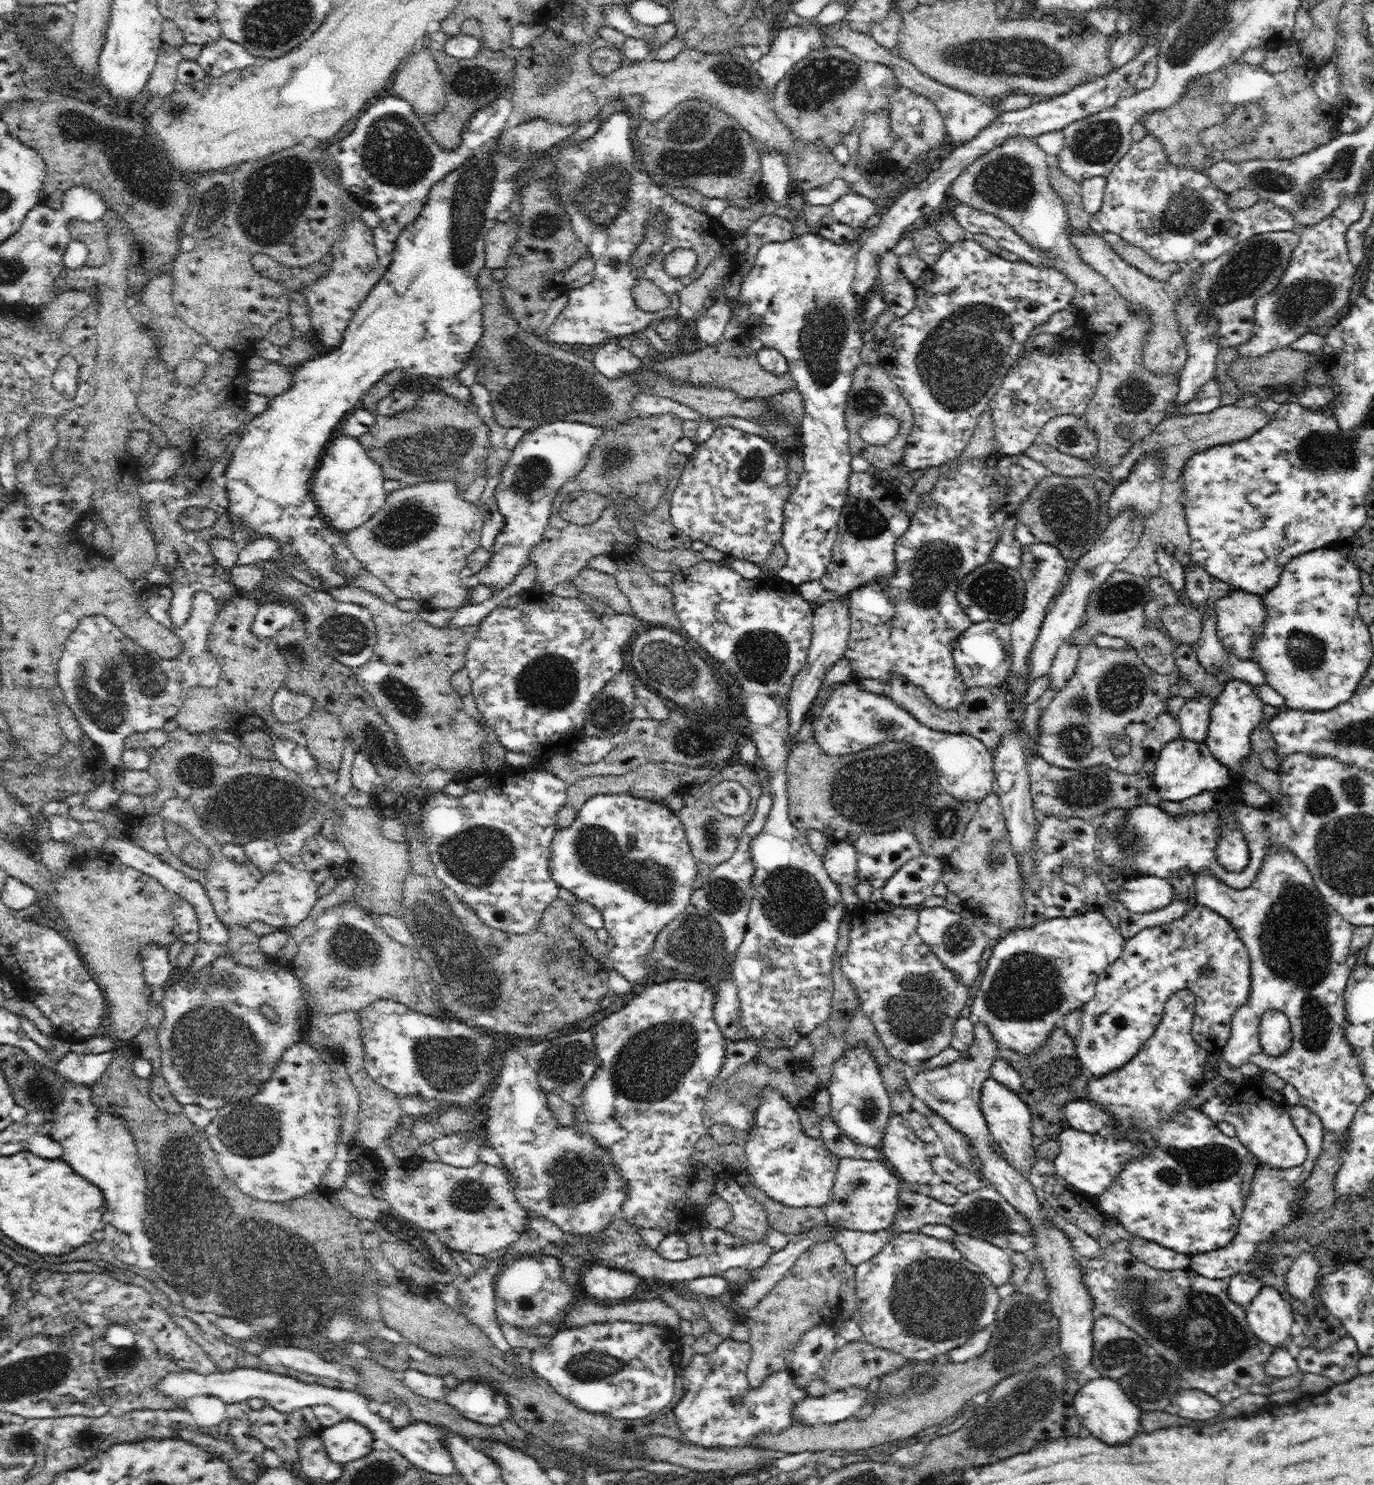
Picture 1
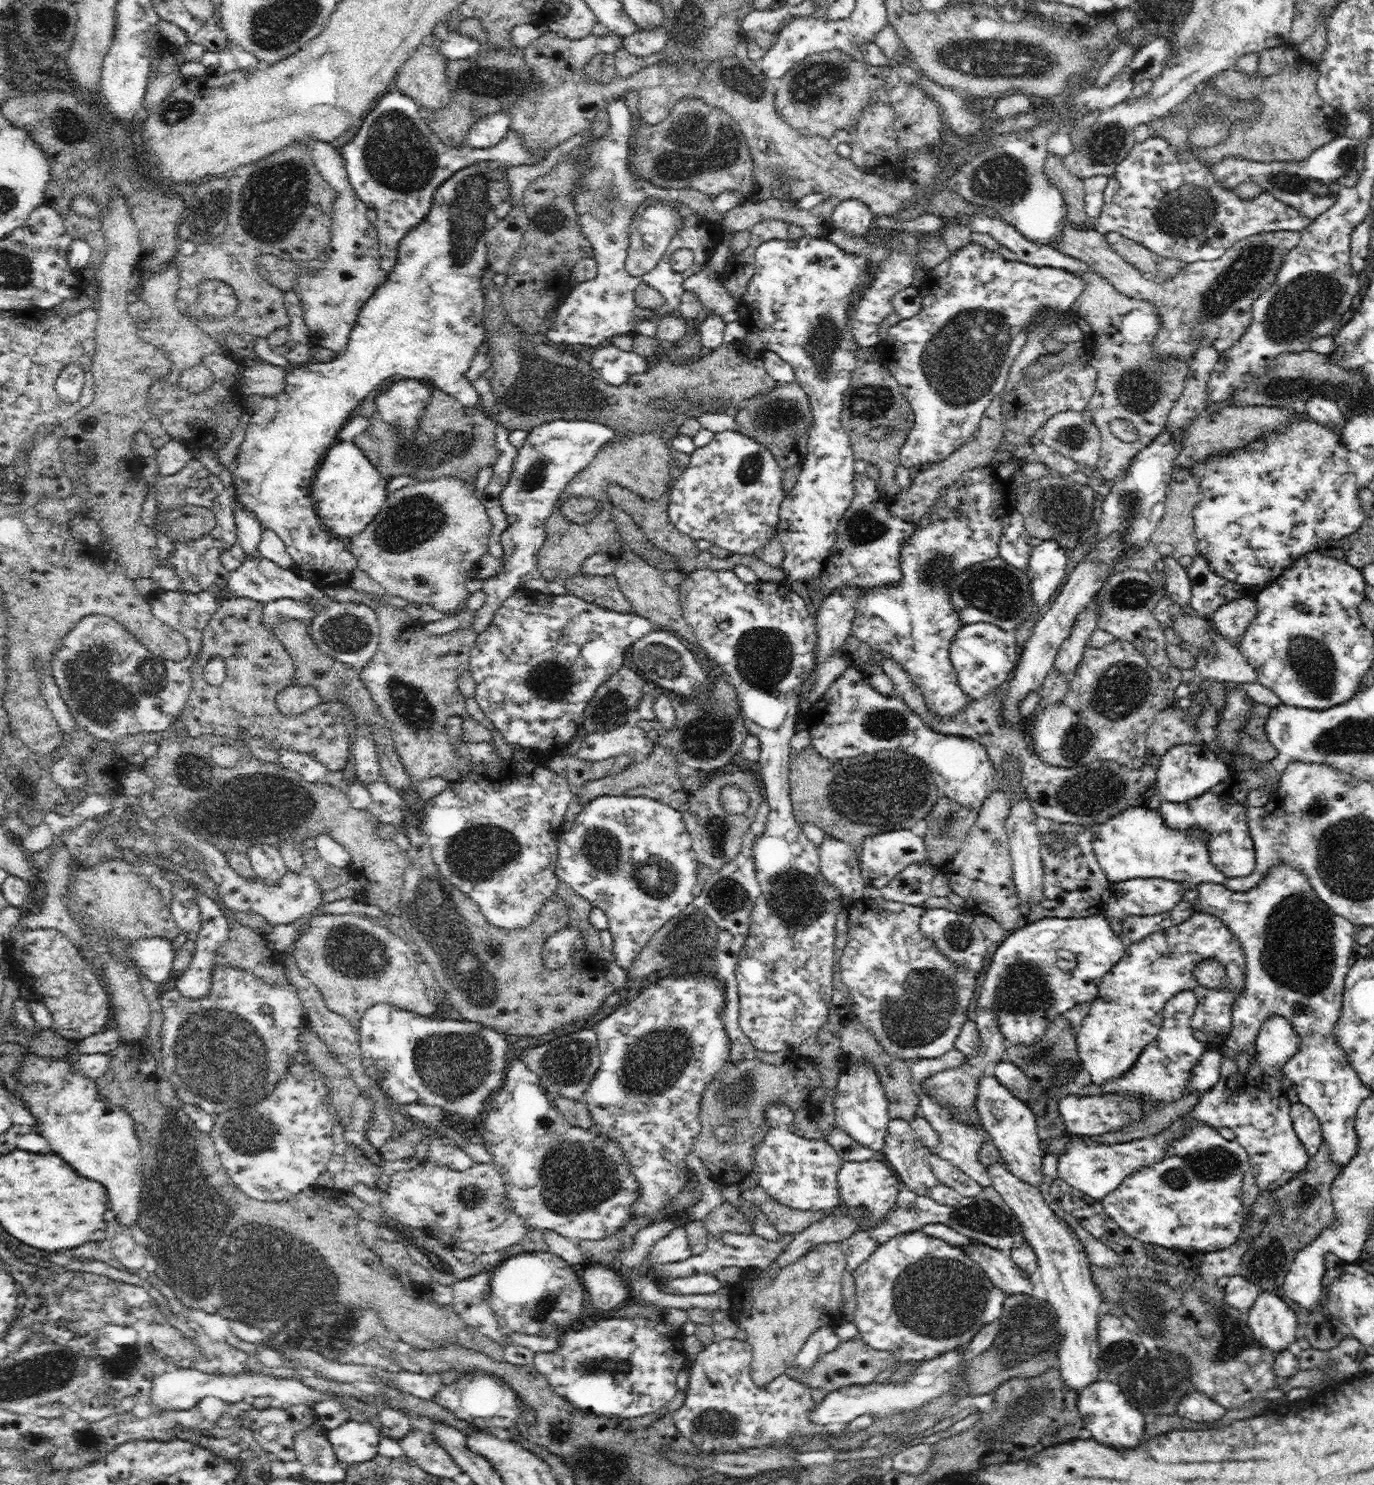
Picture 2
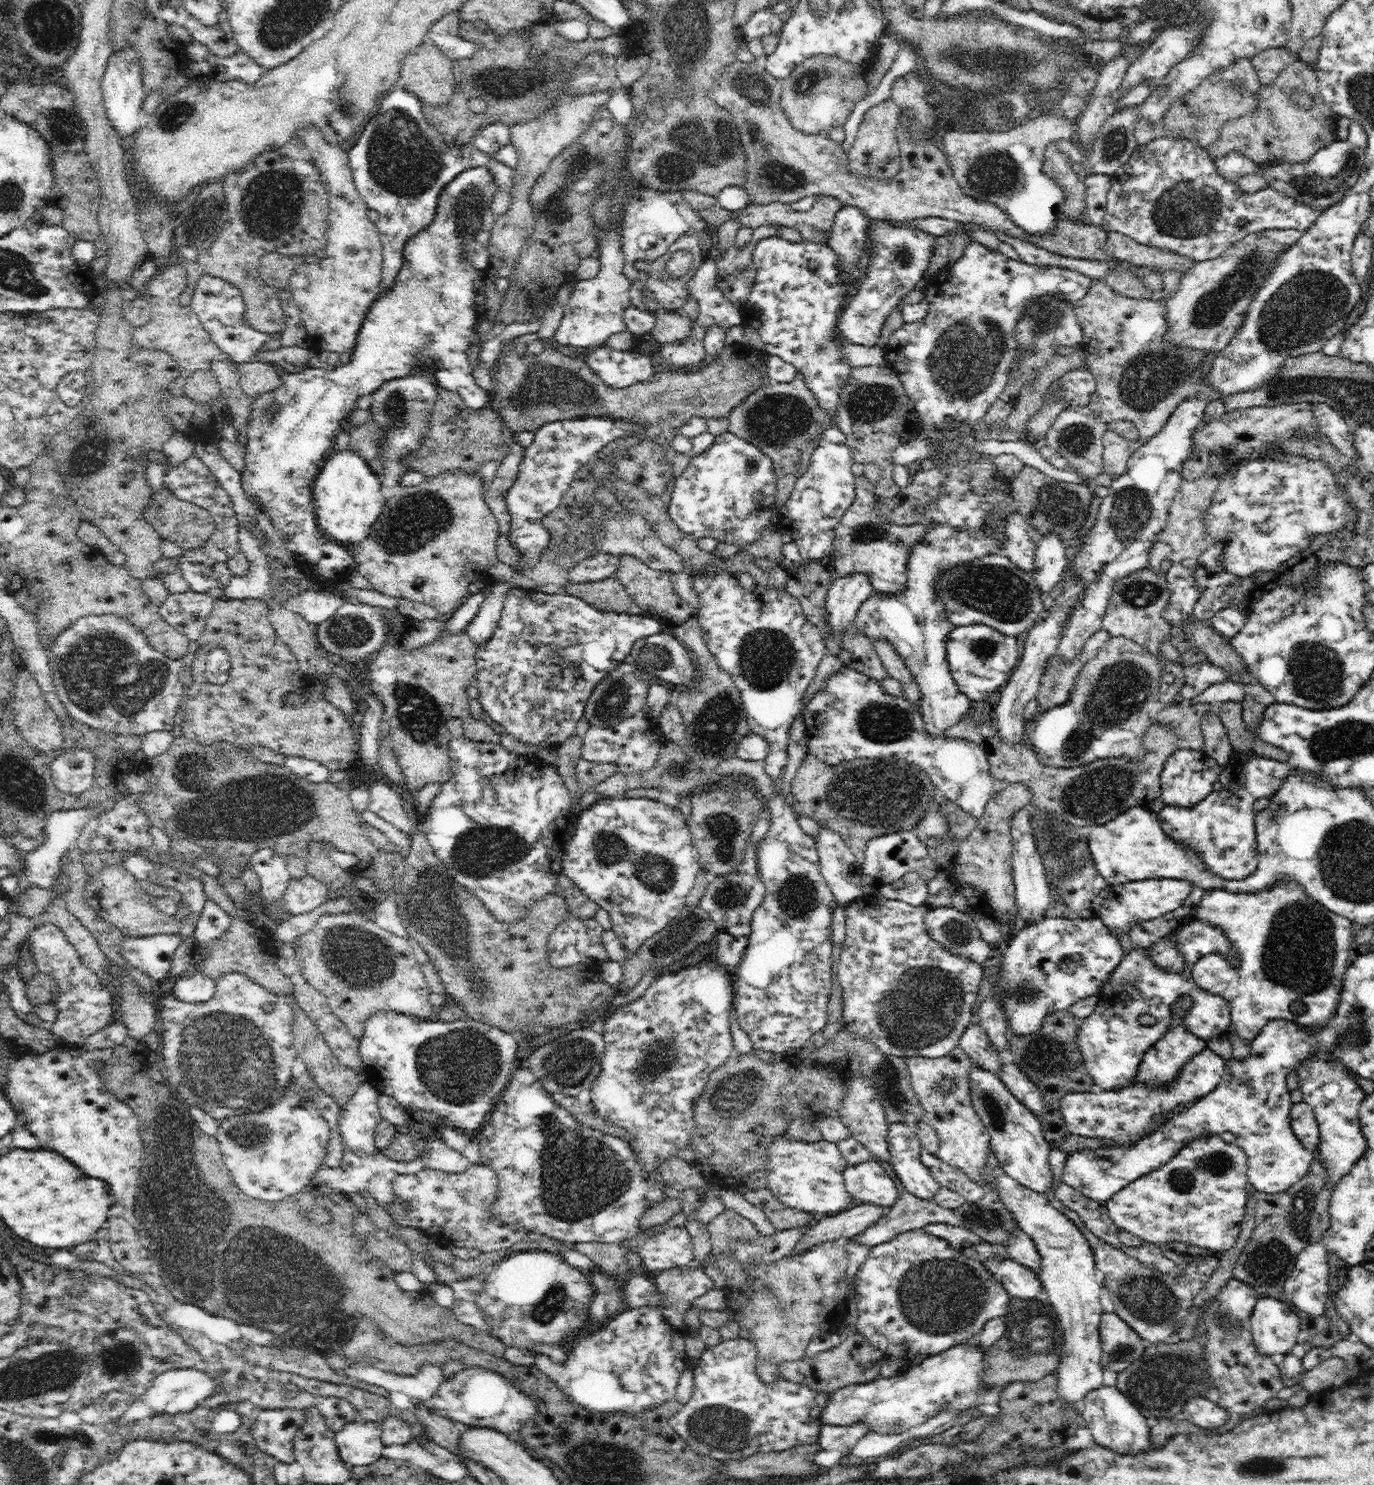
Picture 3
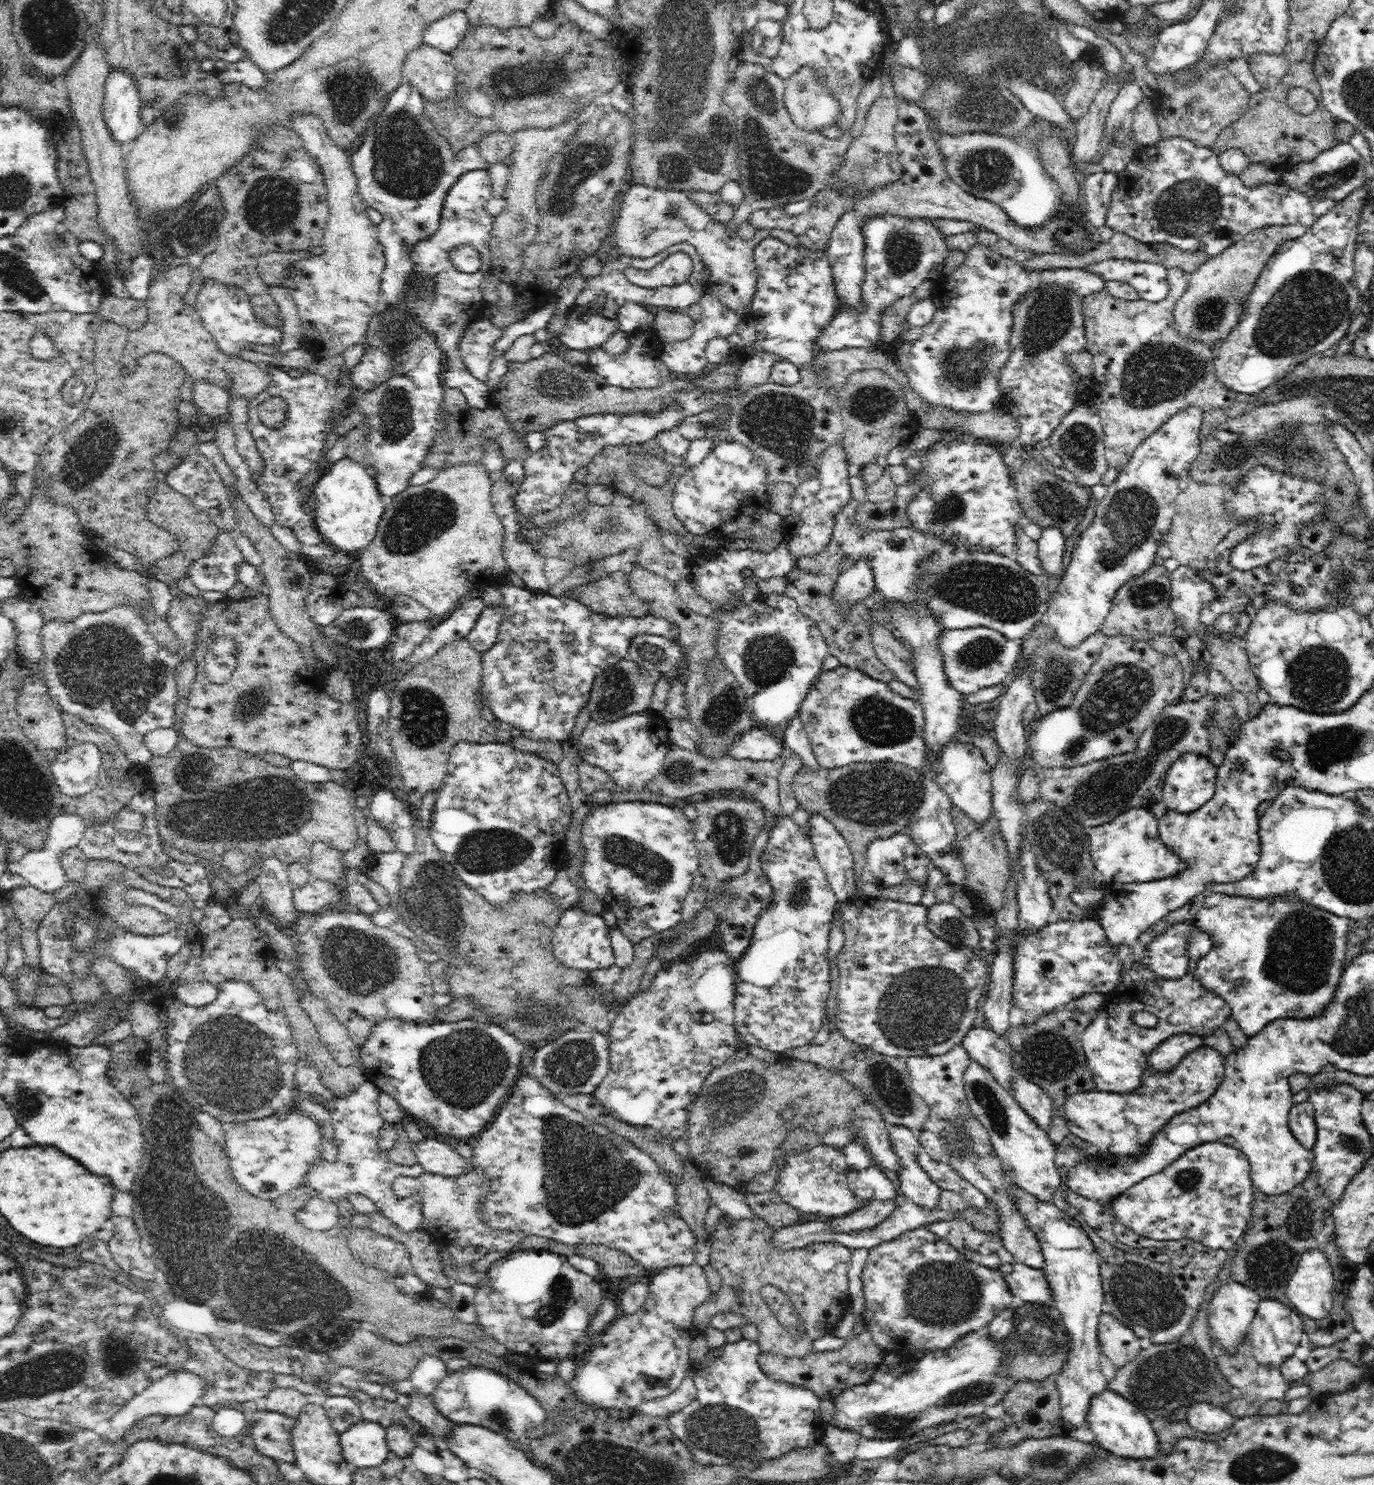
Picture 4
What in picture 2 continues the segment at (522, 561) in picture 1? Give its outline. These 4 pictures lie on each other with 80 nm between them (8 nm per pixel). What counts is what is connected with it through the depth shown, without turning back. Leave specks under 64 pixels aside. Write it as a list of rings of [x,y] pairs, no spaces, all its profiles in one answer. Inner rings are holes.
[[[553,420],[535,427],[527,437],[522,448],[518,449],[518,457],[513,463],[511,476],[508,484],[500,494],[500,503],[503,512],[506,514],[507,527],[500,536],[500,545],[504,549],[504,556],[500,560],[504,563],[504,570],[496,576],[484,581],[482,590],[485,592],[485,603],[477,610],[476,616],[471,622],[471,628],[478,635],[488,628],[496,611],[500,608],[502,602],[520,587],[523,578],[528,578],[532,572],[537,569],[536,554],[540,550],[544,540],[546,540],[545,524],[547,518],[556,507],[560,496],[567,488],[568,482],[572,478],[588,467],[600,449],[615,437],[615,431],[607,425],[596,421],[587,420]]]

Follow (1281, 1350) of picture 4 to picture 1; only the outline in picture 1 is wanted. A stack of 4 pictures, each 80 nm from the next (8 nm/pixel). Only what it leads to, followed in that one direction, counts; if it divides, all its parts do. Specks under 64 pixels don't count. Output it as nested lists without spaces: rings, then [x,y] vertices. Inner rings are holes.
[[[1263,1286],[1258,1296],[1245,1310],[1252,1332],[1273,1348],[1286,1347],[1290,1341],[1290,1327],[1295,1322],[1292,1306],[1277,1288]]]

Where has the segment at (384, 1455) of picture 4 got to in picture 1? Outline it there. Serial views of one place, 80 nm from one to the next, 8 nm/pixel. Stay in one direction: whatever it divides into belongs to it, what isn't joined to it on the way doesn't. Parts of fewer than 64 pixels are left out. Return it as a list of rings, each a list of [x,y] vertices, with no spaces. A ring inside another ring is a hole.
[[[341,1419],[334,1426],[323,1428],[319,1434],[330,1460],[342,1464],[364,1458],[377,1444],[372,1431],[352,1419]]]

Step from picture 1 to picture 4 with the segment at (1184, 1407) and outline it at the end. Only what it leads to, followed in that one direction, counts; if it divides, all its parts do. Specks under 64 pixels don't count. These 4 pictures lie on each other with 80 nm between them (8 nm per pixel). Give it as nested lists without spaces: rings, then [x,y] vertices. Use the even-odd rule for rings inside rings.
[[[1198,1402],[1188,1408],[1187,1422],[1192,1428],[1206,1434],[1218,1434],[1228,1430],[1234,1421],[1226,1409],[1210,1403]]]

